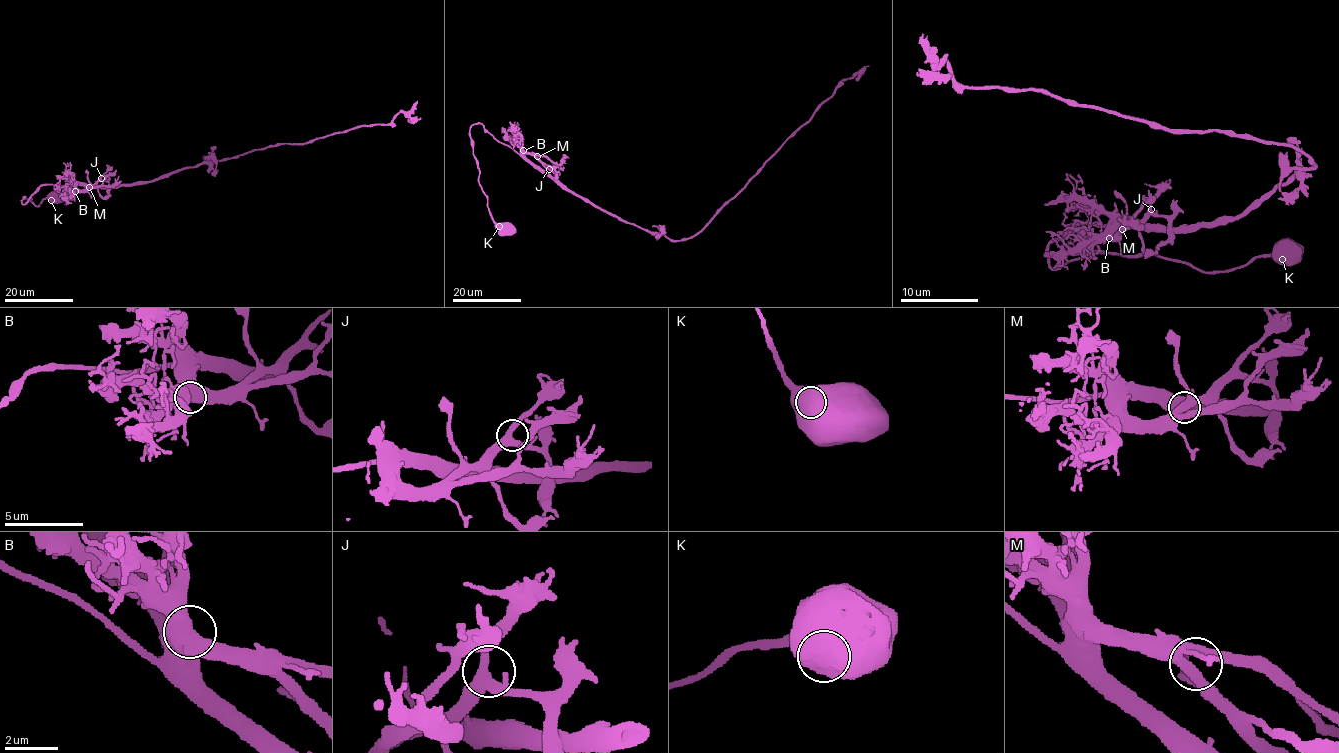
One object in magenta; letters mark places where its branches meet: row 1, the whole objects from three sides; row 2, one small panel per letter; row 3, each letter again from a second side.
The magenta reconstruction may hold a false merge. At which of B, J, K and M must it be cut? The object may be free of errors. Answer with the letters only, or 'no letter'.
no letter

